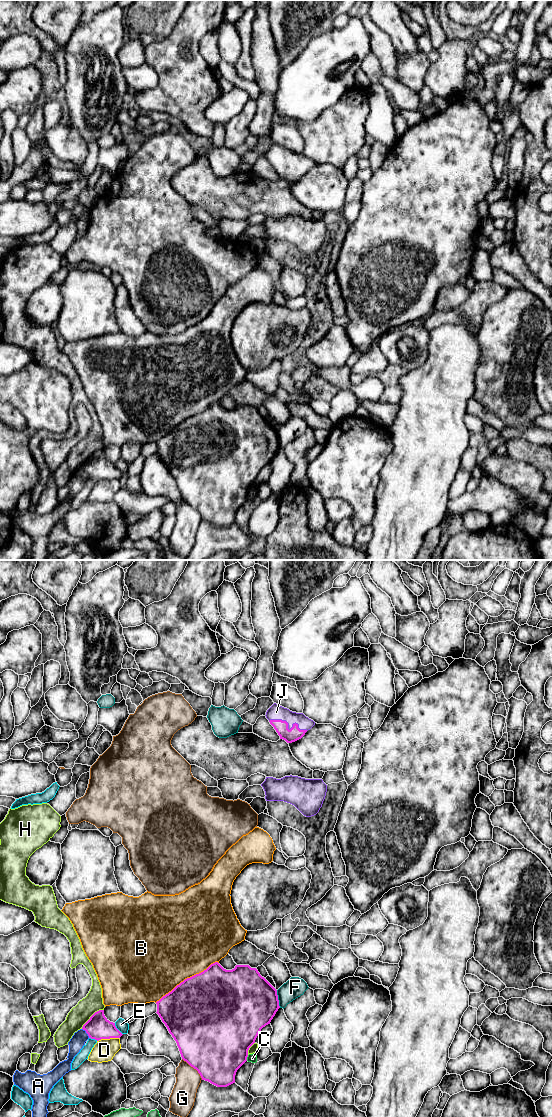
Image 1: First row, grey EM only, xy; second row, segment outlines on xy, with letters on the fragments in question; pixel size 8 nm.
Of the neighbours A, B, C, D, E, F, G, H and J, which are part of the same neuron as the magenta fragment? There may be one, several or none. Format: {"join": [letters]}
{"join": ["J"]}

